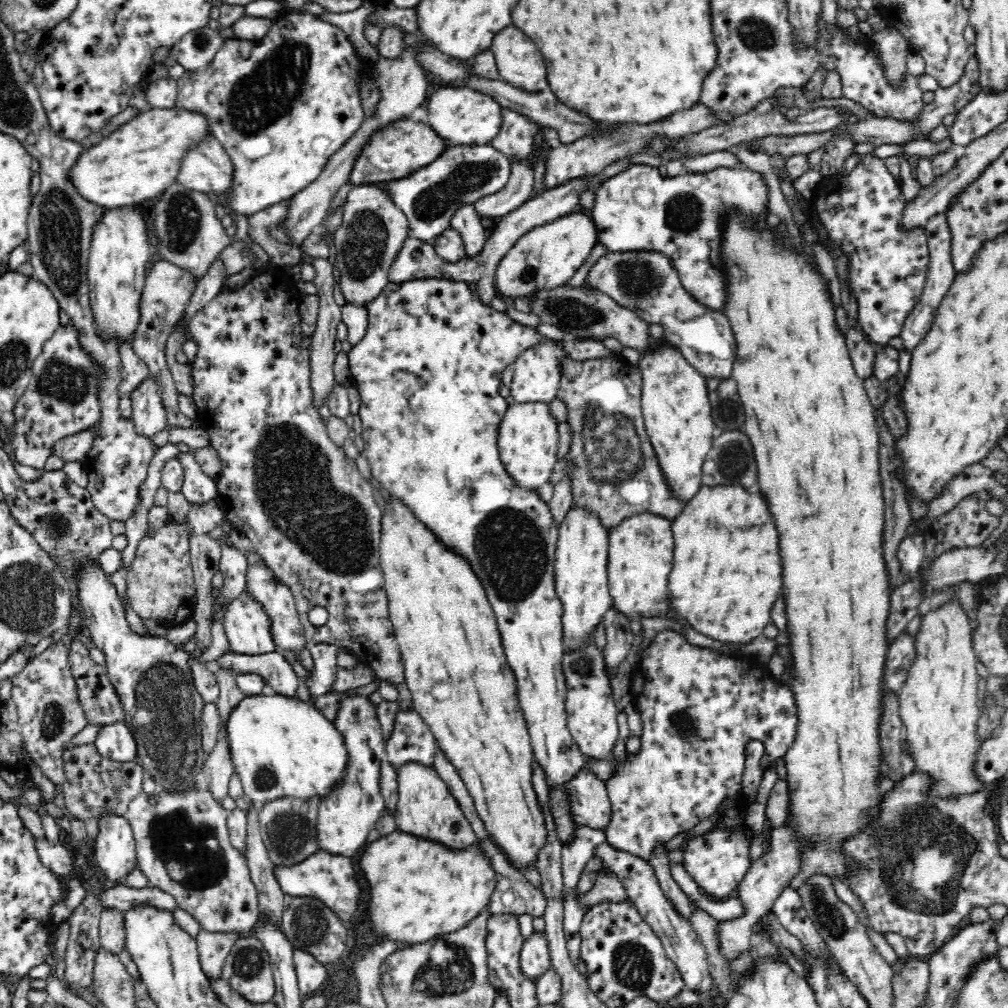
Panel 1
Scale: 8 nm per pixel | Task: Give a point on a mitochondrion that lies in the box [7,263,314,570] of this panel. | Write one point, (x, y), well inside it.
(62, 380)

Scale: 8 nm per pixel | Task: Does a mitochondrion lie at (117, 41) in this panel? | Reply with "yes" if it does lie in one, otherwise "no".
no

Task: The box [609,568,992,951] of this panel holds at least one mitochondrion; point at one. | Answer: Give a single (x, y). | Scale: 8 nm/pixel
(922, 852)

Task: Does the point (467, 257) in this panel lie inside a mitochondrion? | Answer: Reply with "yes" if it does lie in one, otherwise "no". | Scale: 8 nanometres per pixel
no

